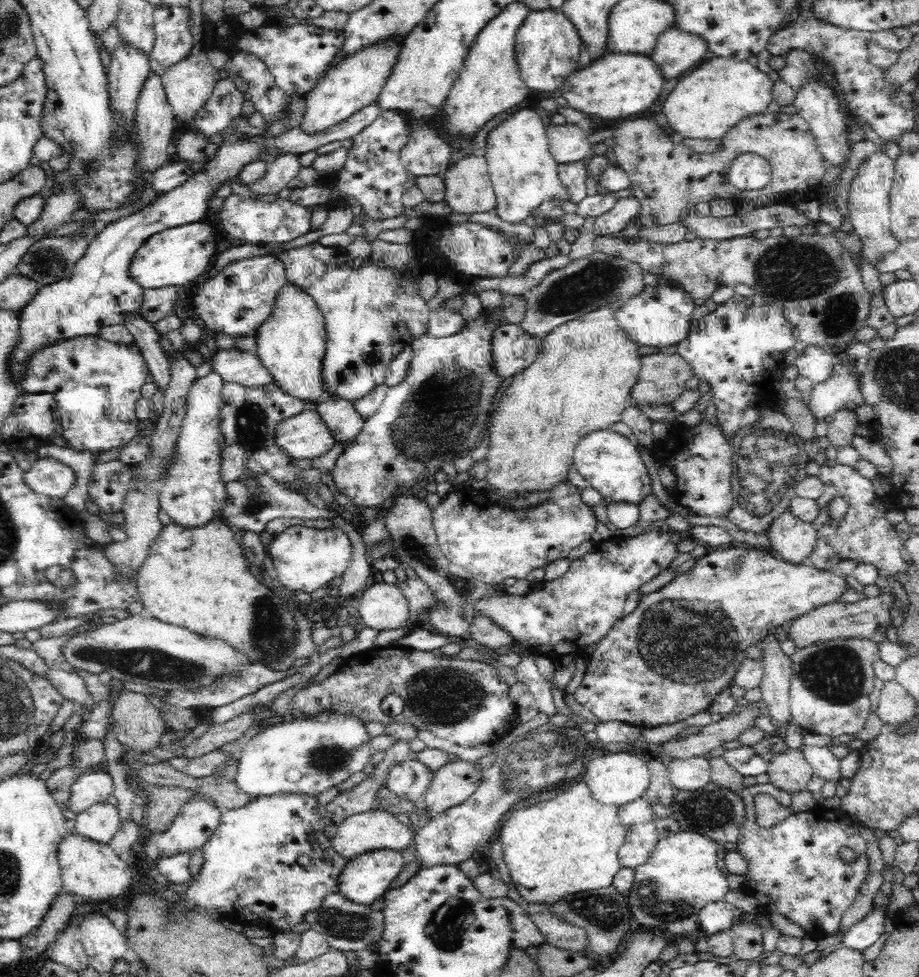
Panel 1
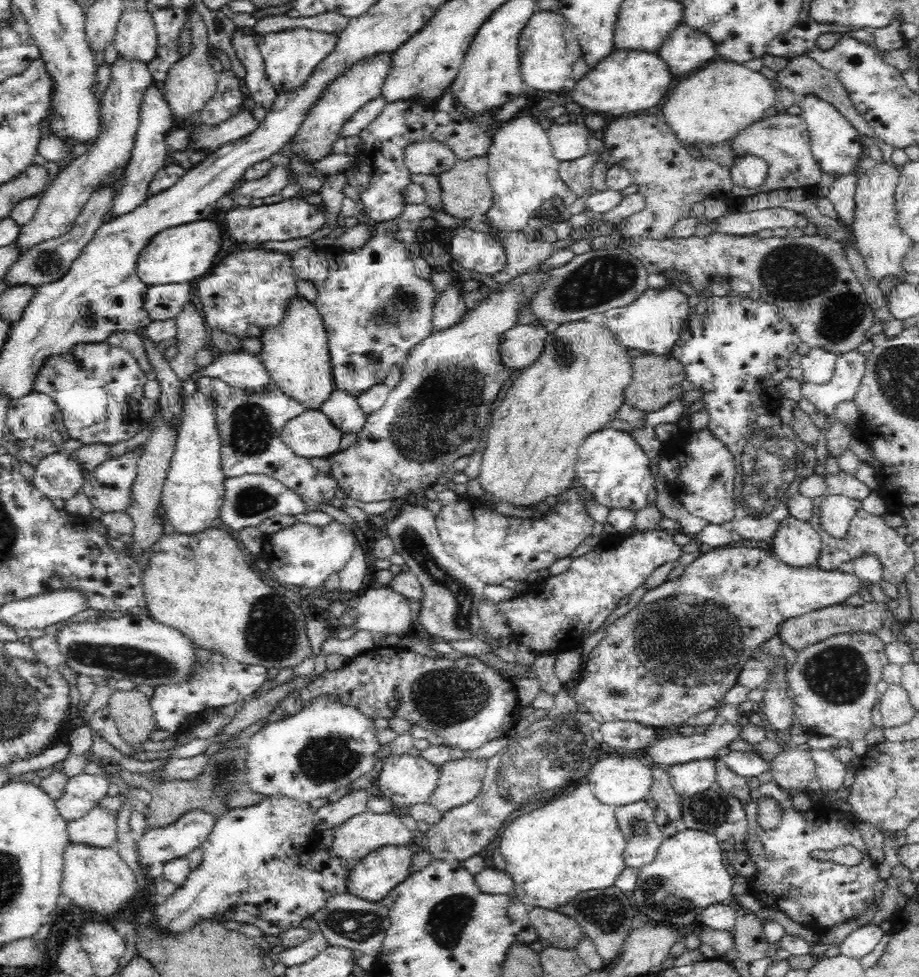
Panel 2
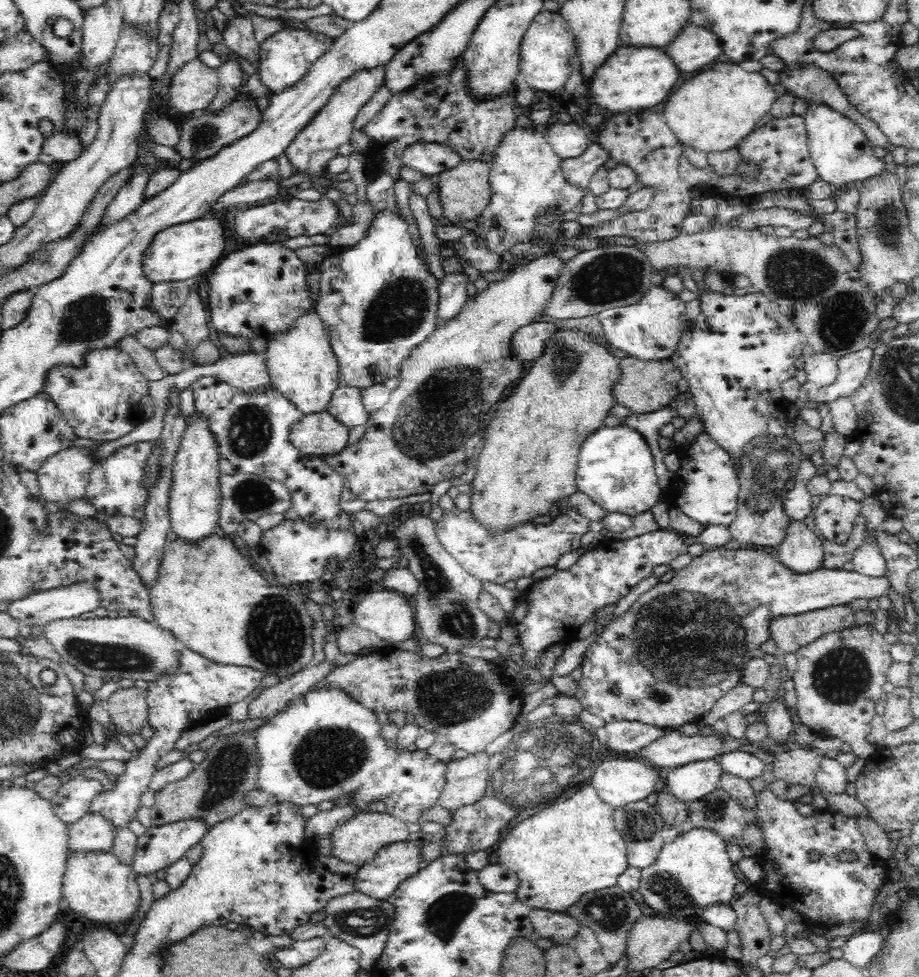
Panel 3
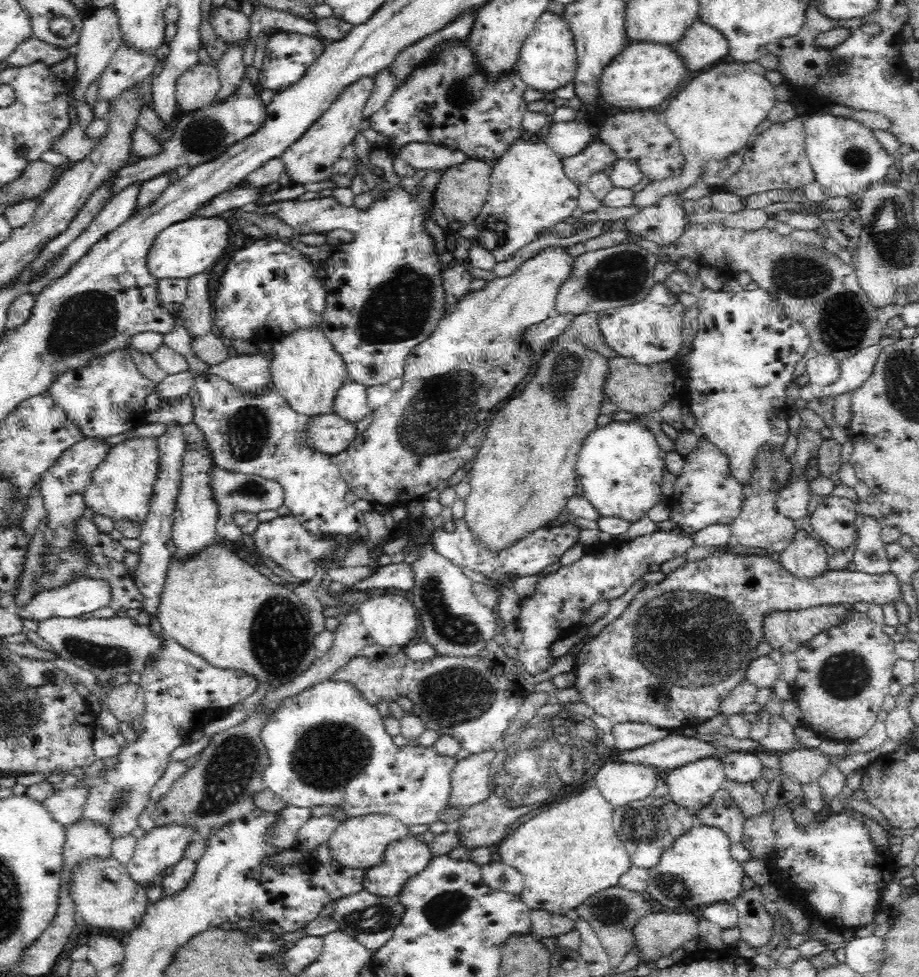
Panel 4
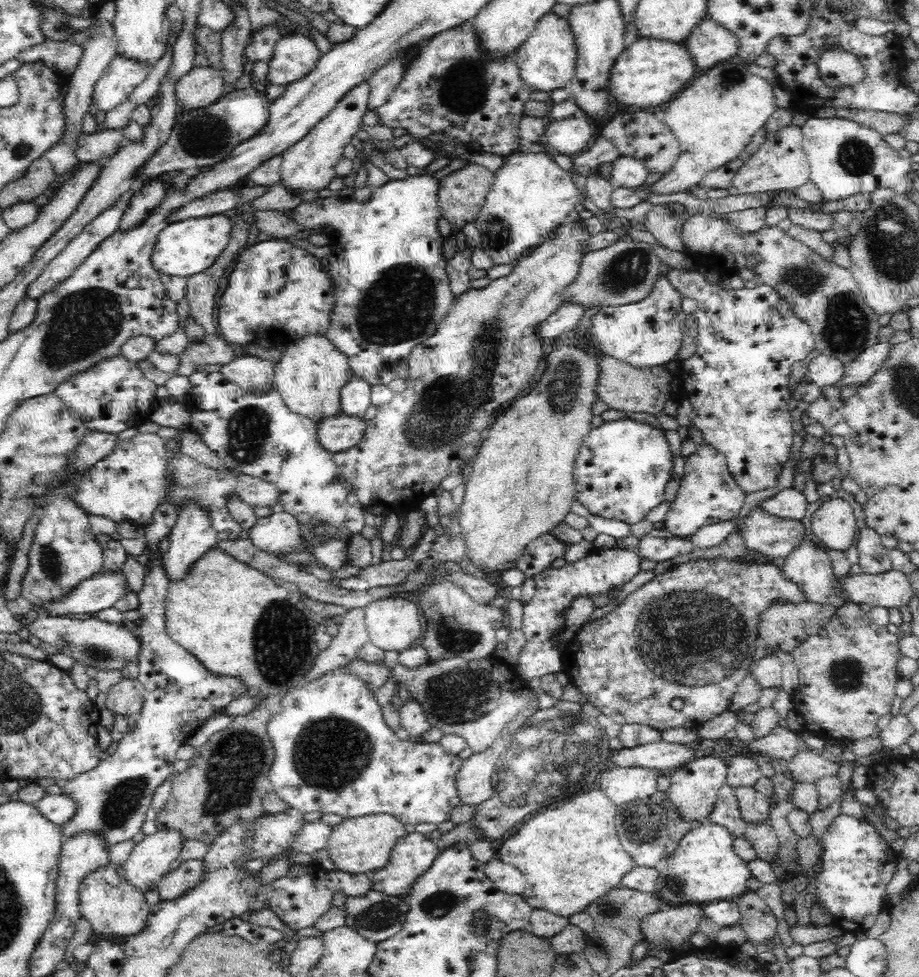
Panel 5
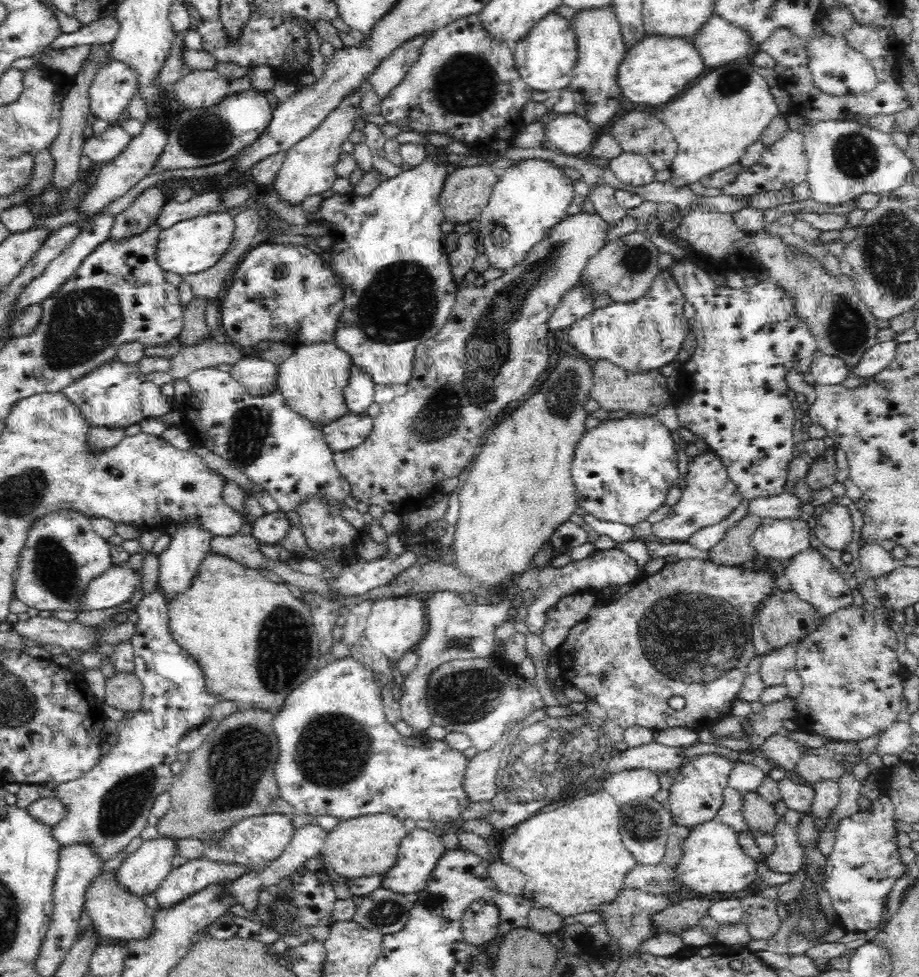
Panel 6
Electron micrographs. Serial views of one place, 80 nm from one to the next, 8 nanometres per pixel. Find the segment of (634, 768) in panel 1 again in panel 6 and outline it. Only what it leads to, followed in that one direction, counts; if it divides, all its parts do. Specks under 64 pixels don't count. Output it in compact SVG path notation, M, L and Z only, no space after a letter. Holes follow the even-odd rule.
M646 769L622 770L604 780L604 790L621 806L650 798L660 790L659 772Z

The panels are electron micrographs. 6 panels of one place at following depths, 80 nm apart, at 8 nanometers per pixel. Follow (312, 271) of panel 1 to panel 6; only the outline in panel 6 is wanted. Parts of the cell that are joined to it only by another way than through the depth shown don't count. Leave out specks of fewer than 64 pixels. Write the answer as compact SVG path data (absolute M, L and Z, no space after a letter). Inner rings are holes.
M444 154L427 156L421 165L412 167L409 170L403 170L394 178L384 178L379 186L371 194L368 194L368 196L335 194L332 198L323 199L317 213L307 215L311 219L309 223L326 220L335 229L336 245L331 250L331 258L328 260L328 263L334 274L336 274L340 287L344 289L344 310L340 314L340 322L336 326L333 342L338 345L338 348L348 353L353 365L360 367L364 373L370 375L374 384L388 386L392 384L407 384L412 378L412 362L414 362L416 346L440 332L440 328L448 322L452 307L455 305L458 287L454 283L454 275L452 275L452 271L450 270L448 255L444 252L442 244L440 244L442 242L441 224L445 220L439 198L444 189L444 182L446 182L446 178L449 175L448 165L450 164Z

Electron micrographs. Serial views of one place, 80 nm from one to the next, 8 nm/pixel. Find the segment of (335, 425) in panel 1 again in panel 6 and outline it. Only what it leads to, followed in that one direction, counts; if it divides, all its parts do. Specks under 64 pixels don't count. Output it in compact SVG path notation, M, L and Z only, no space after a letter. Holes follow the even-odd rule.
M353 365L348 384L344 387L345 402L352 414L364 414L375 403L375 384L370 375Z

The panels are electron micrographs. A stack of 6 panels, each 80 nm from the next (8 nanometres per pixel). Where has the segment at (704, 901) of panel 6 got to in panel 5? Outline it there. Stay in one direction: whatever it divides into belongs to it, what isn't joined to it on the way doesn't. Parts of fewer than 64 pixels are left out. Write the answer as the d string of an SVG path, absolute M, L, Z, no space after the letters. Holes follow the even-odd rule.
M684 904L684 906L674 906L668 910L660 910L645 917L640 924L640 929L644 934L644 942L649 942L651 948L660 949L660 946L672 946L674 950L680 949L680 946L690 940L695 932L699 931L699 922L705 917L704 906L698 904Z

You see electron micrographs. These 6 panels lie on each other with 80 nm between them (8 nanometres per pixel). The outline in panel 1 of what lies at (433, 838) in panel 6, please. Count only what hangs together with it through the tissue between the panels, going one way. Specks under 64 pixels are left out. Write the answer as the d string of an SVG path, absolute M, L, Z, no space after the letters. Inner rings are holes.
M392 849L373 850L348 859L344 866L345 870L339 876L339 892L350 902L372 905L389 891L394 880L399 878L407 861L408 859L404 859L401 850Z

